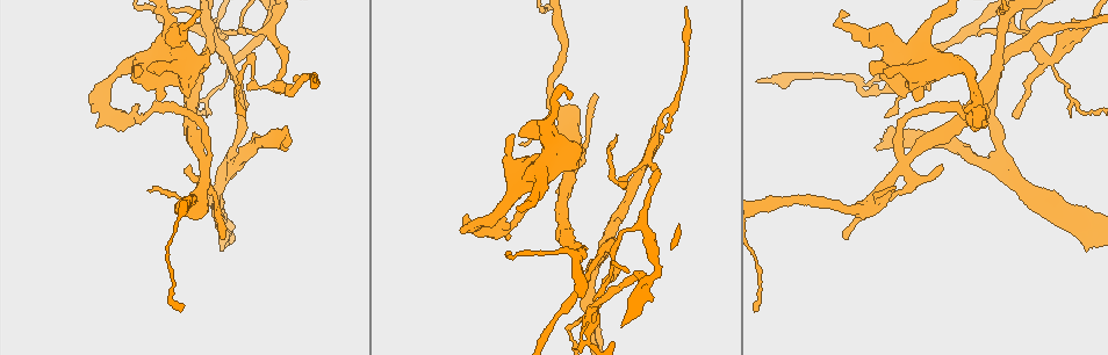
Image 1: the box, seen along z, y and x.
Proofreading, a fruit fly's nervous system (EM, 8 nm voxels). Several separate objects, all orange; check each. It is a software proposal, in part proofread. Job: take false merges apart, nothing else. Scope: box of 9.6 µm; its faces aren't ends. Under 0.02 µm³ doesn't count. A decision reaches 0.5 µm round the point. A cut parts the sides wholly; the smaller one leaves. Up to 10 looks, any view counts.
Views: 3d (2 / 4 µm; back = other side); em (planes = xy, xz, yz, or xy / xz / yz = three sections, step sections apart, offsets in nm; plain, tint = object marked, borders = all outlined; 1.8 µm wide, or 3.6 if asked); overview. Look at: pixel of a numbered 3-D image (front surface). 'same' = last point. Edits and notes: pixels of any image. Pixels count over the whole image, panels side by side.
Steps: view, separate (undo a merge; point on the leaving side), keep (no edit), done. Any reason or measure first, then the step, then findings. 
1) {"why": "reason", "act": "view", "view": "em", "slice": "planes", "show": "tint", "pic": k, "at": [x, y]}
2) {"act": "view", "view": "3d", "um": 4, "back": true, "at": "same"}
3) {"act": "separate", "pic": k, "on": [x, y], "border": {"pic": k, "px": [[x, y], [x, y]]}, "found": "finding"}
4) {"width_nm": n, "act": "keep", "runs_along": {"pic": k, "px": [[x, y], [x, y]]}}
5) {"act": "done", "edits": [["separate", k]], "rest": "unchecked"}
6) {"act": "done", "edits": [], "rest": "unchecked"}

{"why": "a fork", "act": "view", "view": "3d", "um": 2, "pic": 1, "at": [901, 159]}

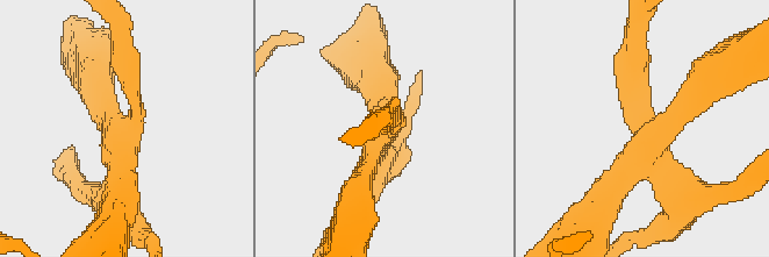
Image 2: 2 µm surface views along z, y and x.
{"arms": 4, "why": "need the tissue", "act": "view", "view": "em", "slice": "planes", "show": "plain", "pic": 2, "at": [640, 132]}

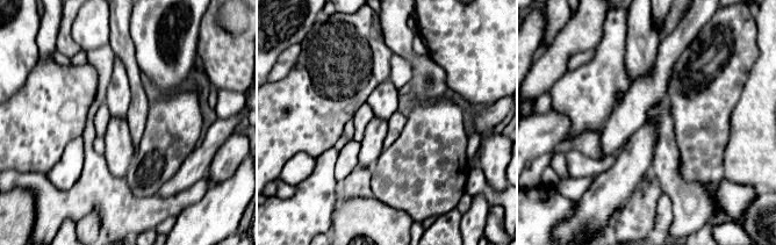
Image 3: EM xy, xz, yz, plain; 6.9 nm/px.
{"act": "view", "view": "em", "slice": "planes", "show": "tint", "at": "same"}

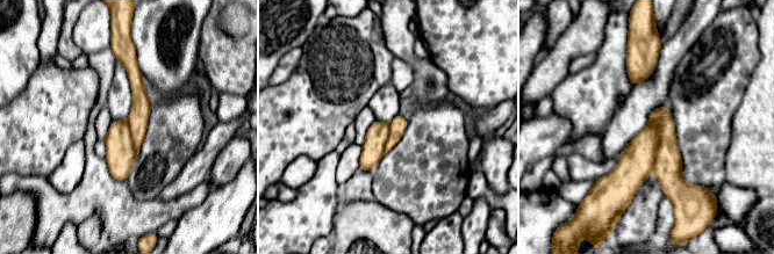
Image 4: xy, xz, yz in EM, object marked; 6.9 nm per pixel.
{"width_nm": 200, "act": "separate", "pic": 4, "on": [637, 160], "border": {"pic": 4, "px": [[651, 123], [658, 128], [653, 168]]}, "found": "a second neuron is stuck on"}

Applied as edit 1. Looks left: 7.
{"why": "see it whole again", "act": "view", "view": "overview"}

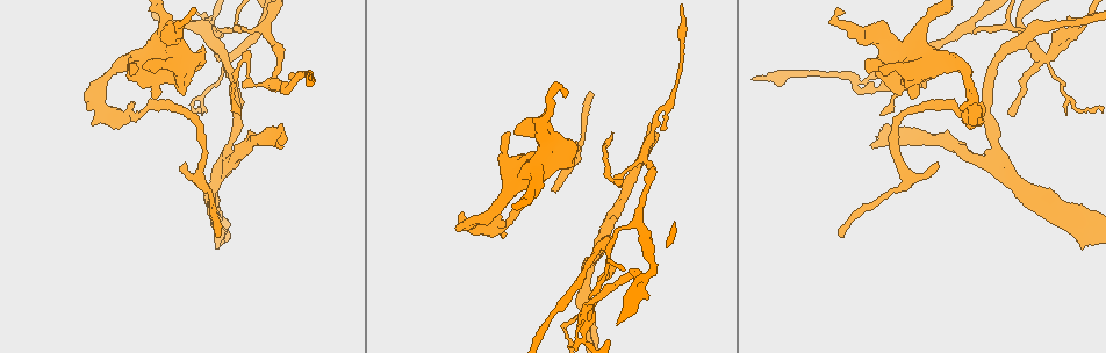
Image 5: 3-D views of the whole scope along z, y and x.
{"why": "thick turns thin", "act": "view", "view": "3d", "um": 4, "pic": 5, "at": [502, 224]}

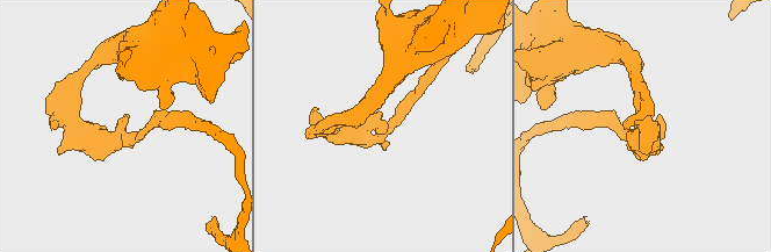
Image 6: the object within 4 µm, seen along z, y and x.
{"act": "view", "view": "em", "slice": "xz", "step": 4, "show": "tint", "pic": 6, "at": [379, 126]}

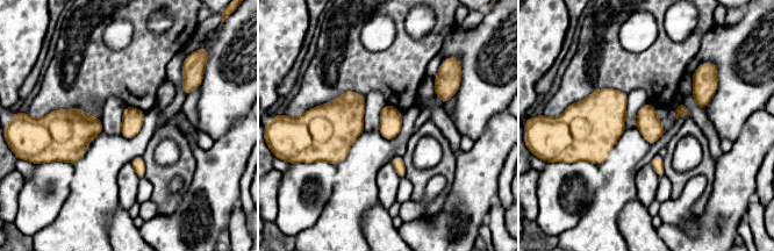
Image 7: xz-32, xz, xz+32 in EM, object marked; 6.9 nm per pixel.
{"act": "view", "view": "em", "slice": "planes", "show": "tint", "at": "same"}

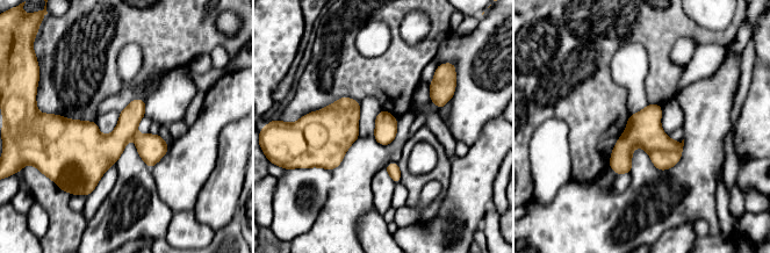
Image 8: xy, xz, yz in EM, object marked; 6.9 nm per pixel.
{"act": "keep", "found": "one neuron here"}

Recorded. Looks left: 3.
{"why": "a narrow waist", "act": "view", "view": "em", "slice": "xy", "step": 16, "show": "tint", "pic": 5, "at": [581, 302]}

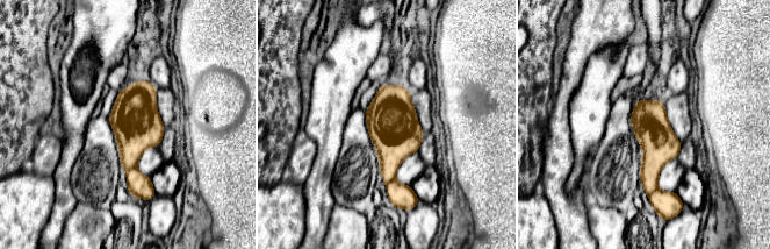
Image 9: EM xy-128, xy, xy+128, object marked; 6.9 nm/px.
{"why": "cut it another way", "act": "view", "view": "em", "slice": "planes", "show": "borders", "at": "same"}

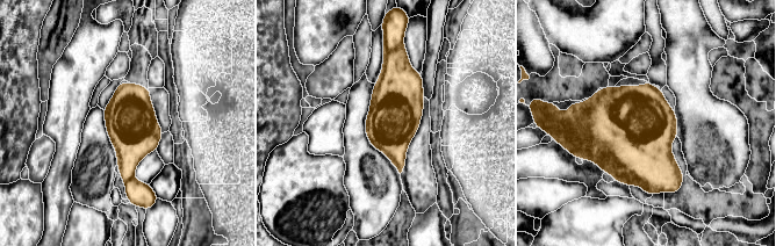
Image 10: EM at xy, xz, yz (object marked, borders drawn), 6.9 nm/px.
{"width_nm": 340, "act": "separate", "pic": 10, "on": [631, 127], "border": {"pic": 10, "px": [[566, 115], [590, 142], [660, 189]]}, "found": "a second neuron is stuck on"}

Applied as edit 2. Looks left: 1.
{"why": "side arm on a straight run", "act": "view", "view": "em", "slice": "planes", "show": "tint", "pic": 5, "at": [269, 20]}

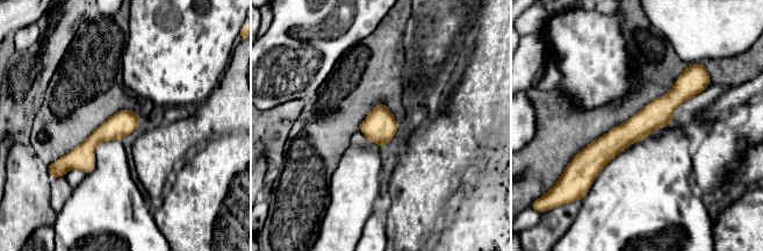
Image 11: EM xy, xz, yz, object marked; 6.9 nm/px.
{"act": "keep", "runs_along": {"pic": 11, "px": [[698, 86], [686, 86], [582, 162]]}, "found": "all the same neuron"}

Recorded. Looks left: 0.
{"act": "done", "edits": [["separate", 4], ["separate", 10]], "rest": "unchecked"}

